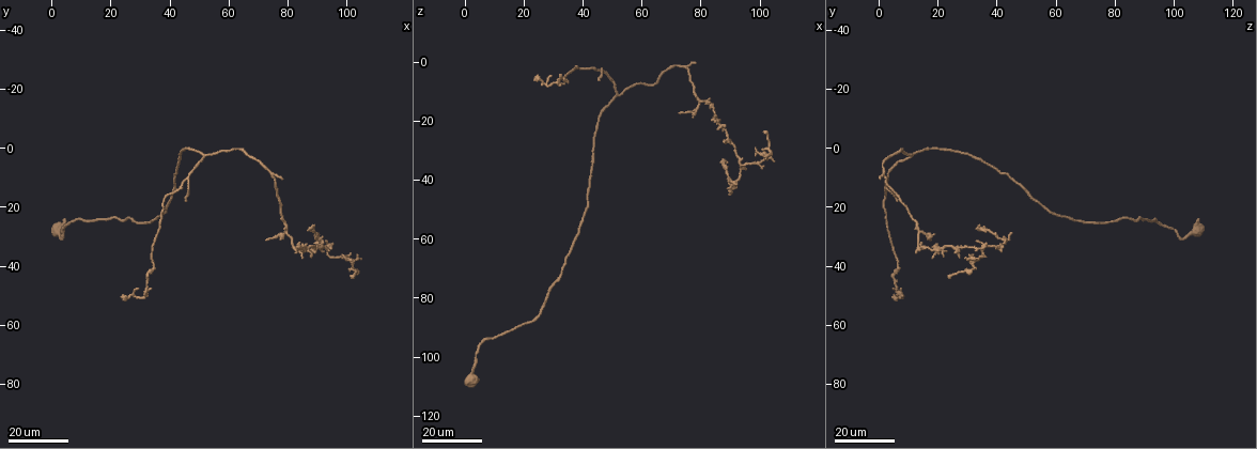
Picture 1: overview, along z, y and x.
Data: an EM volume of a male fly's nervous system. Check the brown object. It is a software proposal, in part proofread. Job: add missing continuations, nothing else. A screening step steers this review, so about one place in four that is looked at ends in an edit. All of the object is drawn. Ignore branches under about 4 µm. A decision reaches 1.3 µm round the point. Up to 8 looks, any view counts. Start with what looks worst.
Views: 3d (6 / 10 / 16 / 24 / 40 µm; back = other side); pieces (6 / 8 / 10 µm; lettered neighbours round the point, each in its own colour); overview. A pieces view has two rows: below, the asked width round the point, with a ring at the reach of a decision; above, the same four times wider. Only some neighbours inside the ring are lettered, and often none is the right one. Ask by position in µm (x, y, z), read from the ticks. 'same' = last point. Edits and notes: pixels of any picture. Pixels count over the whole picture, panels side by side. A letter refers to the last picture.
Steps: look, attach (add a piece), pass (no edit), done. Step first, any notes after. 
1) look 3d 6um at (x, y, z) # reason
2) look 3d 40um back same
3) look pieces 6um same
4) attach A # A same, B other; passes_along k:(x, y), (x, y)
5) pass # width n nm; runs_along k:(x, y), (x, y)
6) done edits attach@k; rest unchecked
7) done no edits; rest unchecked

look 3d 24um at (78, 10, 0)

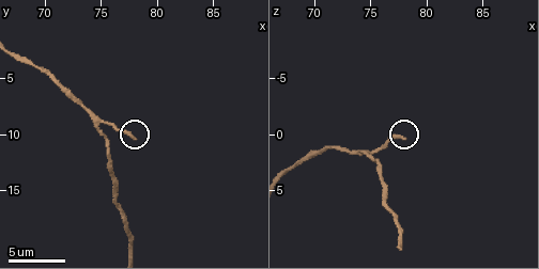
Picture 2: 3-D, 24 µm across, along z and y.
look pieces 10um at (78.0, 10.2, 0.2) # see the neighbours

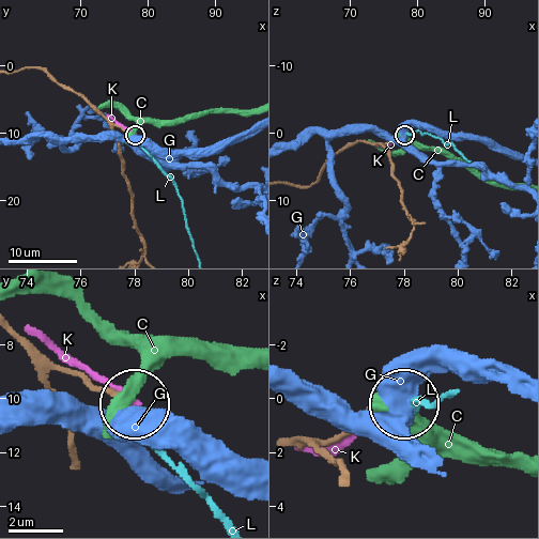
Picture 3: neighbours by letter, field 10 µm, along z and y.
attach L # C other, G other, K other, L same; passes_along 3:(66, 370), (126, 398), (160, 453), (216, 516); it goes on there

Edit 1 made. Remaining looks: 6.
look 3d 24um at (45, 17, 6) # thin end

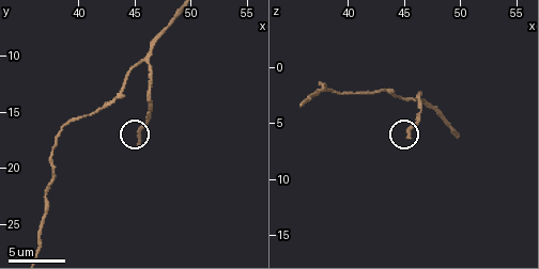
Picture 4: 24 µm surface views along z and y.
look pieces 10um at (45.6, 17.8, 6.0)

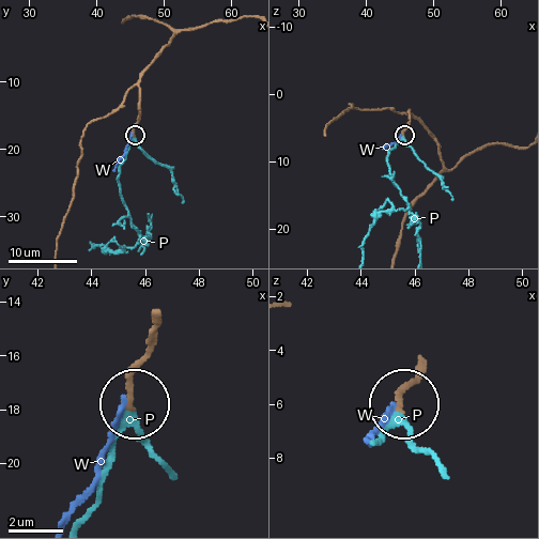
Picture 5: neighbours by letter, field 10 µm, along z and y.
attach P # width 180 nm; P same, W other; passes_along 5:(425, 363), (402, 388), (399, 411), (376, 441); it goes on there

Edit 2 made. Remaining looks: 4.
look overview

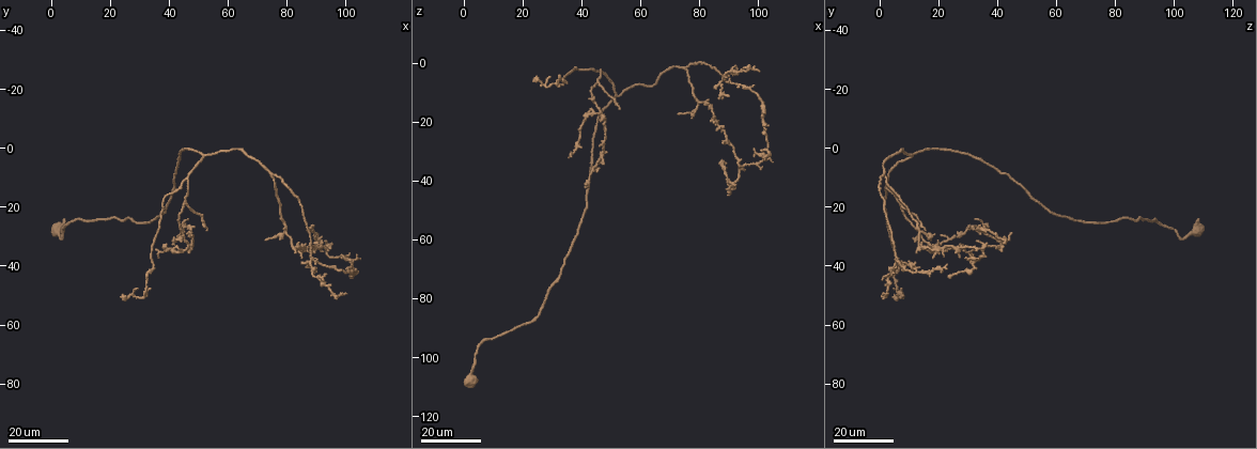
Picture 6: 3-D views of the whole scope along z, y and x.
look 3d 16um at (73, 31, 18) # tapers out

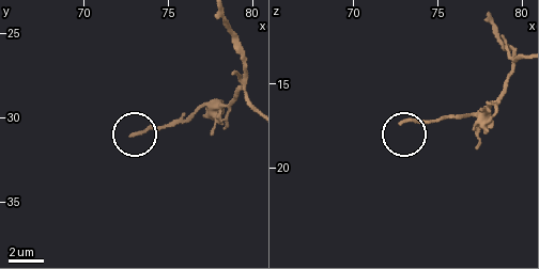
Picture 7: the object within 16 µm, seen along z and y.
look pieces 6um at (72.7, 30.9, 17.2)

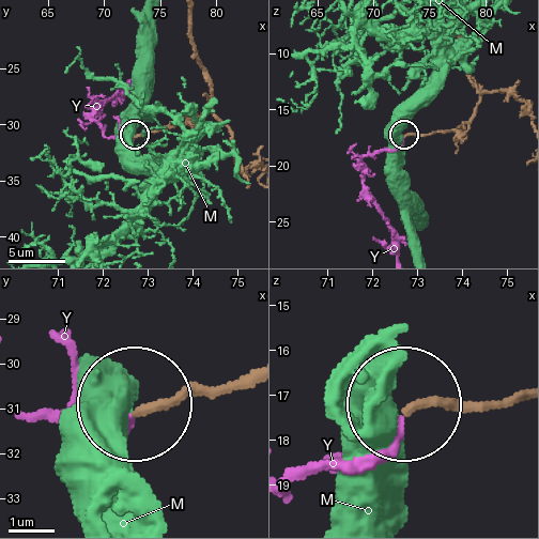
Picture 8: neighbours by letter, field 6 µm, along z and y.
attach Y # width 170 nm; M other, Y same; passes_along 8:(521, 396), (410, 407), (375, 449), (295, 468); the cell continues

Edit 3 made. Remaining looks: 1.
done edits attach@3, attach@5, attach@8; rest unchecked

